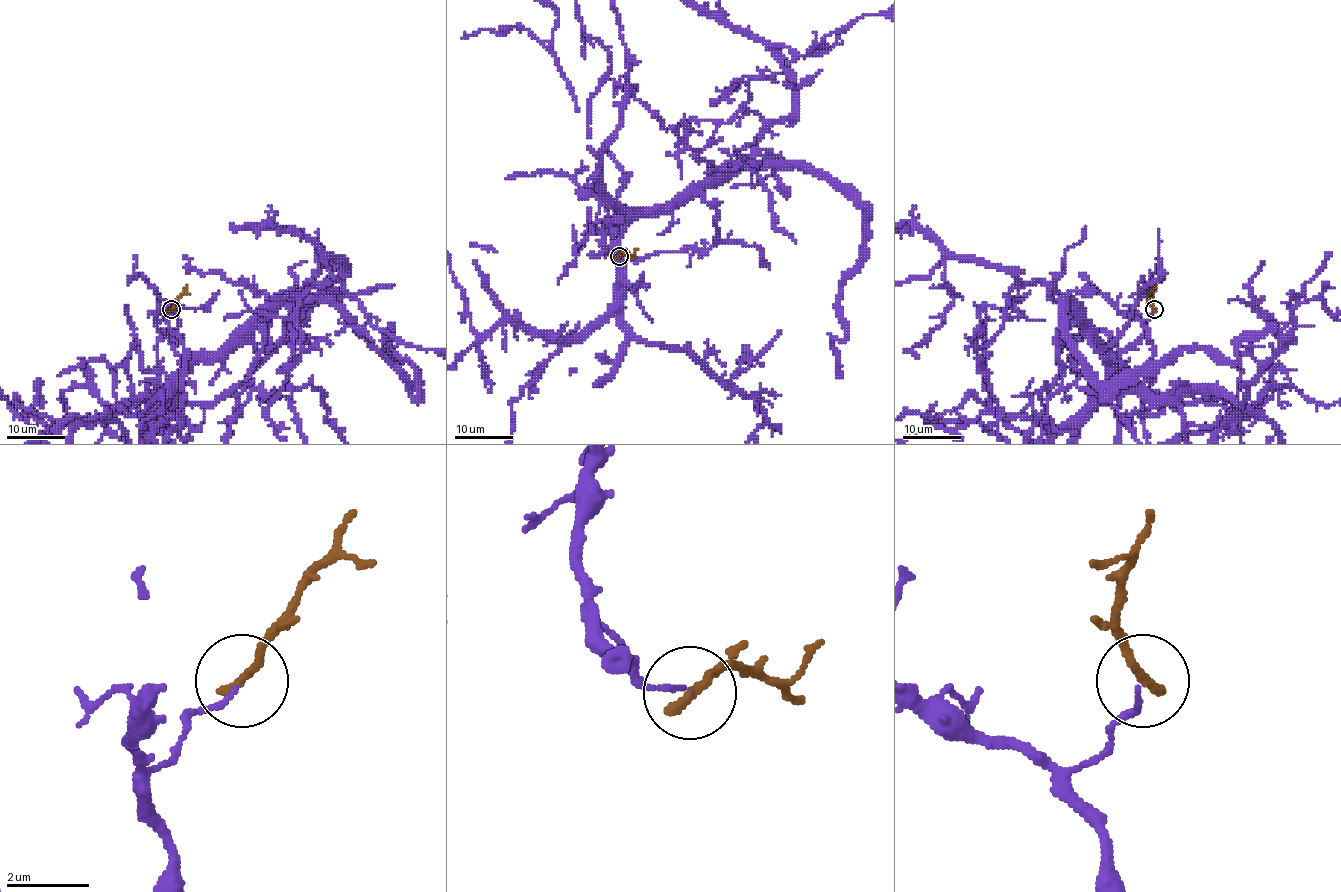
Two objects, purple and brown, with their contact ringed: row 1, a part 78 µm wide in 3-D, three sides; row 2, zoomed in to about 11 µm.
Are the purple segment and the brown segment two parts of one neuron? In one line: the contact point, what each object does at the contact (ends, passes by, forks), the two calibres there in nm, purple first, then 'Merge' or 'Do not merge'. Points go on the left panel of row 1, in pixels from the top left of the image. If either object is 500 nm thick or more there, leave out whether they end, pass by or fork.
Place: (171, 309). At the ring purple ends. At the ring brown ends. Thickness 100 nm (purple) against 280 nm. Do not merge

